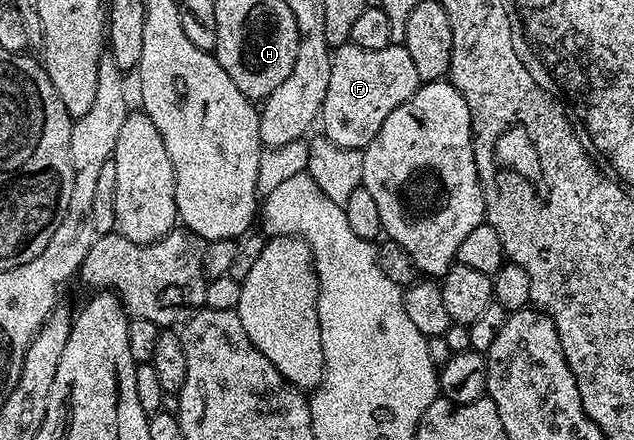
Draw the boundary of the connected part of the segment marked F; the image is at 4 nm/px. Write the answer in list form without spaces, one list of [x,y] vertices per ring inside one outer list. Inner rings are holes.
[[[351,44],[335,47],[330,85],[326,87],[326,100],[320,106],[323,137],[342,148],[363,151],[378,136],[386,116],[398,104],[410,100],[420,85],[418,68],[414,68],[414,60],[410,60],[410,52],[402,44],[386,48],[358,48]]]

